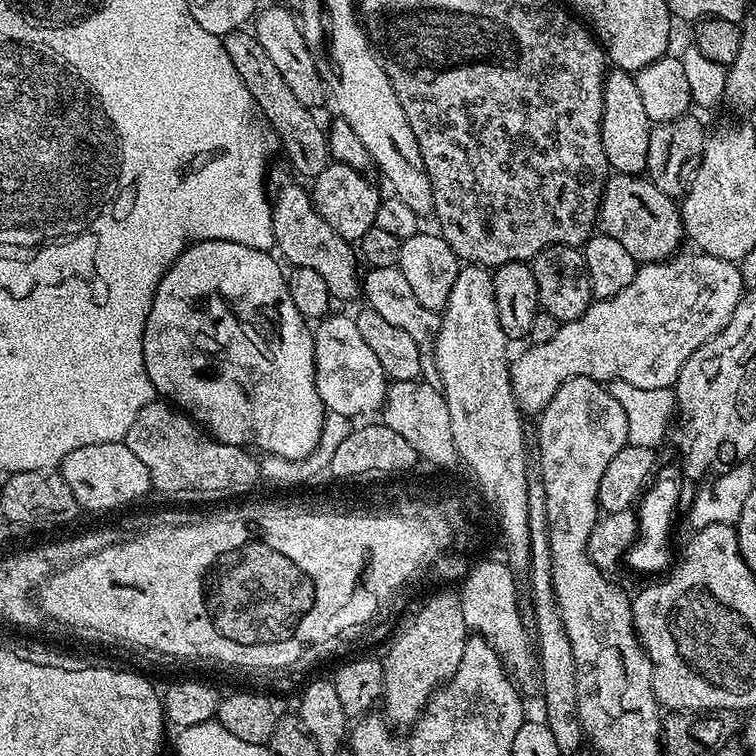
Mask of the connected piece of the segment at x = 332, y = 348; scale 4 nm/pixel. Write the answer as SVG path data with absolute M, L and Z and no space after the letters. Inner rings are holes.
M329 314L323 317L315 325L312 342L318 398L322 398L327 411L357 418L363 412L372 412L375 408L377 411L383 405L390 381L374 350L362 342L362 334L358 334L356 321L351 315Z

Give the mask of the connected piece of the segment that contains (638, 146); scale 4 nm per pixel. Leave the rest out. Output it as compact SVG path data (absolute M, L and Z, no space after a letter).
M612 70L604 77L604 109L600 133L602 150L608 159L609 169L622 176L638 176L647 169L650 134L653 125L648 119L642 98L638 95L633 73Z

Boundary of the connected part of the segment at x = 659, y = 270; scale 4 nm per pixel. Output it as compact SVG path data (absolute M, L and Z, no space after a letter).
M699 250L691 251L681 251L672 259L660 260L656 264L639 265L634 282L630 282L626 290L618 290L618 294L610 298L591 303L576 321L561 323L558 334L554 334L550 342L525 347L525 352L510 364L512 394L520 412L543 412L558 386L579 376L601 382L625 380L630 386L642 390L672 388L686 358L724 329L746 291L740 269L733 261L714 258Z

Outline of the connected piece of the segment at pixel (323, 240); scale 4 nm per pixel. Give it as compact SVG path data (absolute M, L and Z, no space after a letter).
M284 184L280 188L280 193L274 196L272 200L272 229L276 239L274 248L285 261L289 260L289 265L306 270L315 270L315 272L326 281L326 290L330 290L333 301L352 300L355 296L359 297L362 292L362 276L358 271L356 273L356 264L358 265L358 256L355 251L350 249L349 241L344 240L326 222L312 206L311 195L304 192L296 184Z

